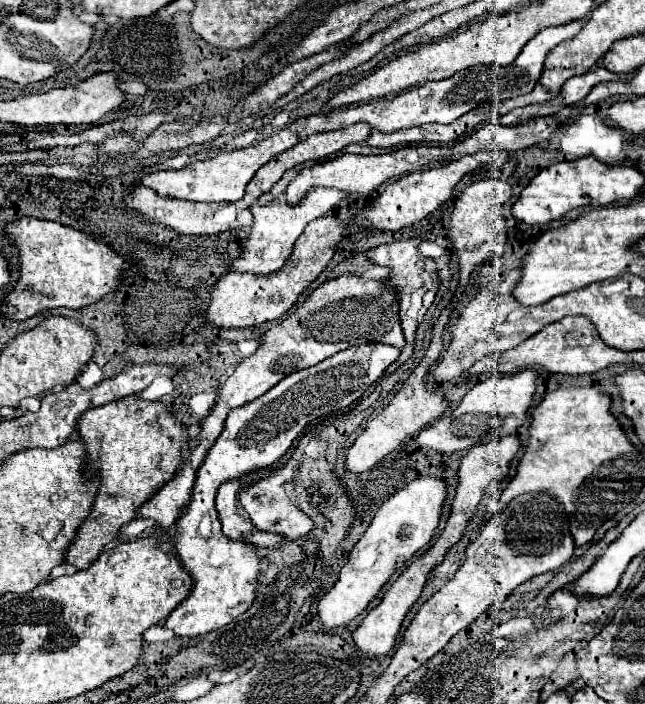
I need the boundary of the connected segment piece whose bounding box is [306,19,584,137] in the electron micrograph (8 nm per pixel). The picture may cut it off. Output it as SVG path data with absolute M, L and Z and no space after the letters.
M584 19L572 21L572 25L542 29L536 37L532 37L532 41L528 41L528 45L524 45L524 49L520 51L516 61L512 61L512 65L476 65L472 69L462 69L460 73L454 73L444 81L426 83L424 87L414 87L394 97L370 101L356 107L336 109L336 111L330 111L328 115L306 117L306 137L322 131L338 131L356 123L368 123L374 131L380 131L380 133L392 133L398 129L416 127L424 123L452 123L464 113L476 109L478 105L484 105L484 97L486 97L486 103L498 103L510 97L526 95L532 91L532 87L536 85L542 73L542 63L546 53L560 41L574 37L582 29L582 25L584 25Z

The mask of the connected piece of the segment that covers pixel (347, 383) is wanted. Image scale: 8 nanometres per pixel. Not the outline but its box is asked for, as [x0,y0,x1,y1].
[164,343,400,637]

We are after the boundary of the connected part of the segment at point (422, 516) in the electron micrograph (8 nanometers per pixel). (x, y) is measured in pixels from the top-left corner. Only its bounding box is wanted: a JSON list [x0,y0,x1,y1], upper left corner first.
[318,477,446,631]

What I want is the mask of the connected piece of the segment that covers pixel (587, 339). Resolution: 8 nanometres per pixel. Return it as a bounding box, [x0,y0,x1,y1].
[468,317,618,375]

